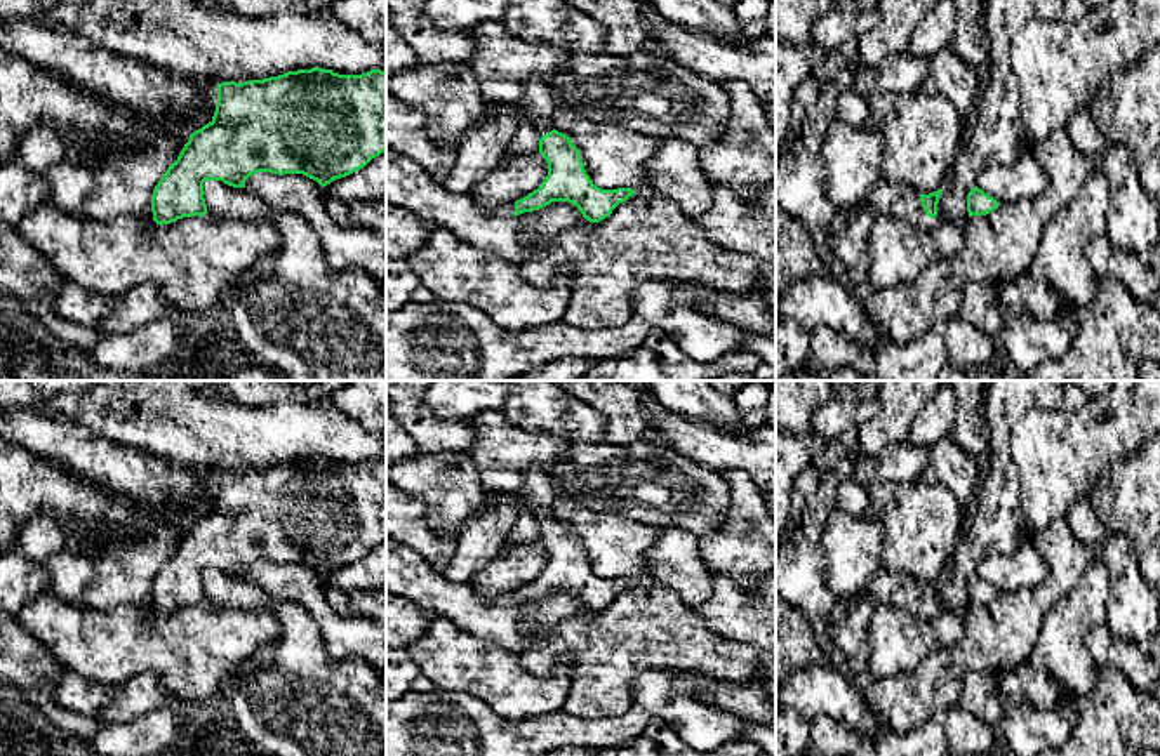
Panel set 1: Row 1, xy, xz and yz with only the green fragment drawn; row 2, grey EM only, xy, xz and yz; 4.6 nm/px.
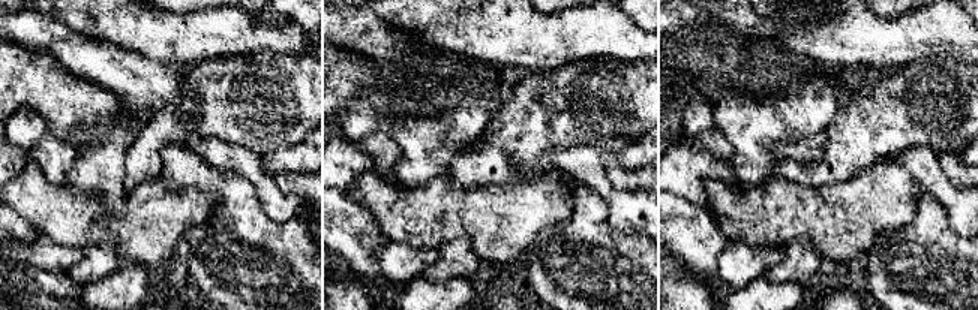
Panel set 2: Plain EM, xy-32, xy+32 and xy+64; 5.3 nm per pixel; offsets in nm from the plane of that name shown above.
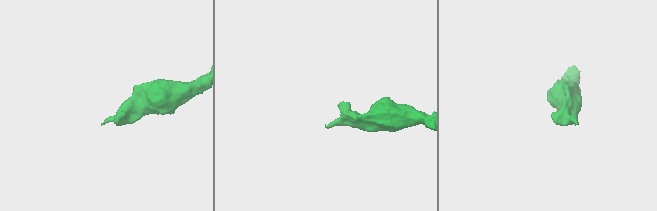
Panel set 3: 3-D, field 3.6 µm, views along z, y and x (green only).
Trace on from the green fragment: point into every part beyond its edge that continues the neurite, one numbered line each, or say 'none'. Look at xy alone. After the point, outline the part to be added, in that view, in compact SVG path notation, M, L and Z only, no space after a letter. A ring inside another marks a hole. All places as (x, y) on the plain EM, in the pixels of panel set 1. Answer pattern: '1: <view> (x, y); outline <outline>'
none

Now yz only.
1: yz (900, 591); outline M882 570L870 584L849 600L837 600L828 613L830 624L845 617L852 601L861 596L873 596L878 605L887 605L897 610L911 612L918 617L925 617L932 608L923 601L920 584L910 575L890 575Z

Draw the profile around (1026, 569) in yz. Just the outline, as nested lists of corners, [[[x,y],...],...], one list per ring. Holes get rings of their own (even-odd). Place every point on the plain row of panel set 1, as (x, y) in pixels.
[[[1028,537],[1016,554],[990,554],[977,561],[976,575],[1000,593],[1033,589],[1049,574],[1049,565]]]

